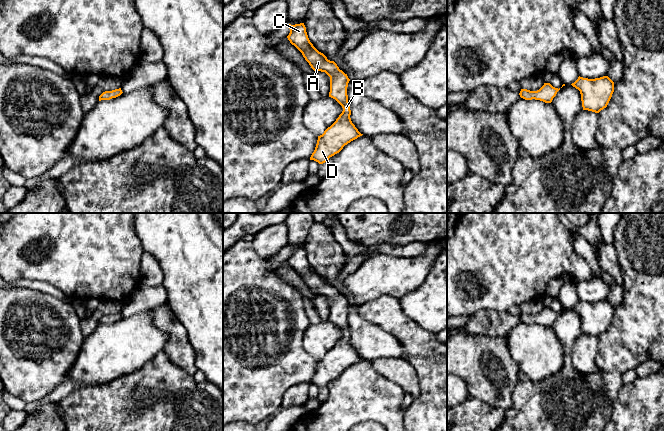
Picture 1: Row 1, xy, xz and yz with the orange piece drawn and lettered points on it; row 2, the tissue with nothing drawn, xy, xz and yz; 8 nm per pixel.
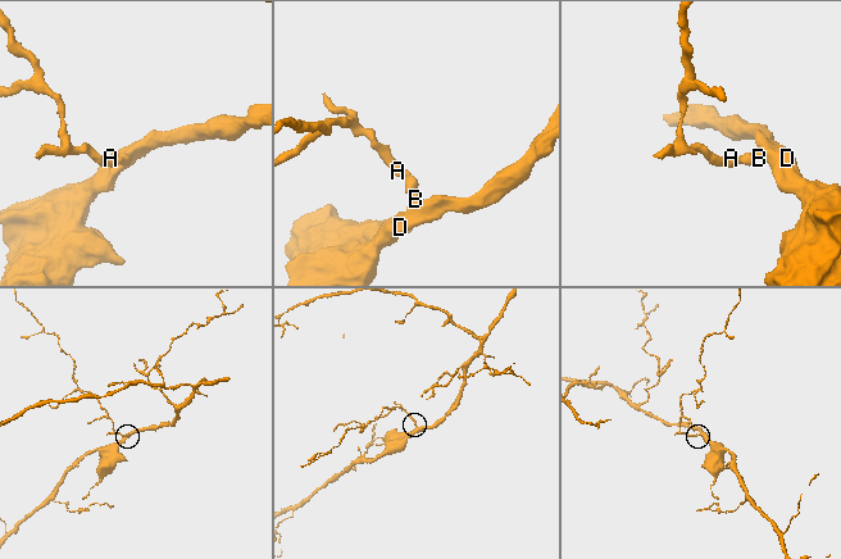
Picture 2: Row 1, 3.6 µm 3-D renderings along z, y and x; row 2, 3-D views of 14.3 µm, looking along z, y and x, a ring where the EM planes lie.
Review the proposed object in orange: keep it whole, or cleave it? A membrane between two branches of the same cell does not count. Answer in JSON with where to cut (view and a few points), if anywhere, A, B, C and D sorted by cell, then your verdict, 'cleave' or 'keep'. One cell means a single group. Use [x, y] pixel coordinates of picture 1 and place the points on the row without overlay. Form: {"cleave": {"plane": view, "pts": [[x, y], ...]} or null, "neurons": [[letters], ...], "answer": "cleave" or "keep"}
{"cleave": null, "neurons": [["A", "B", "C", "D"]], "answer": "keep"}

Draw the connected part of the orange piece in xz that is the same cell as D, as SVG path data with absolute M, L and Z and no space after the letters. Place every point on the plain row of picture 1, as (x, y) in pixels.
M304 247L287 248L286 250L290 253L288 264L302 277L311 292L317 296L325 296L330 301L329 321L335 323L343 332L336 345L322 359L318 360L315 374L310 381L310 384L323 388L330 381L339 377L345 369L363 359L350 342L351 334L347 319L350 303L334 285L328 284L313 270Z

